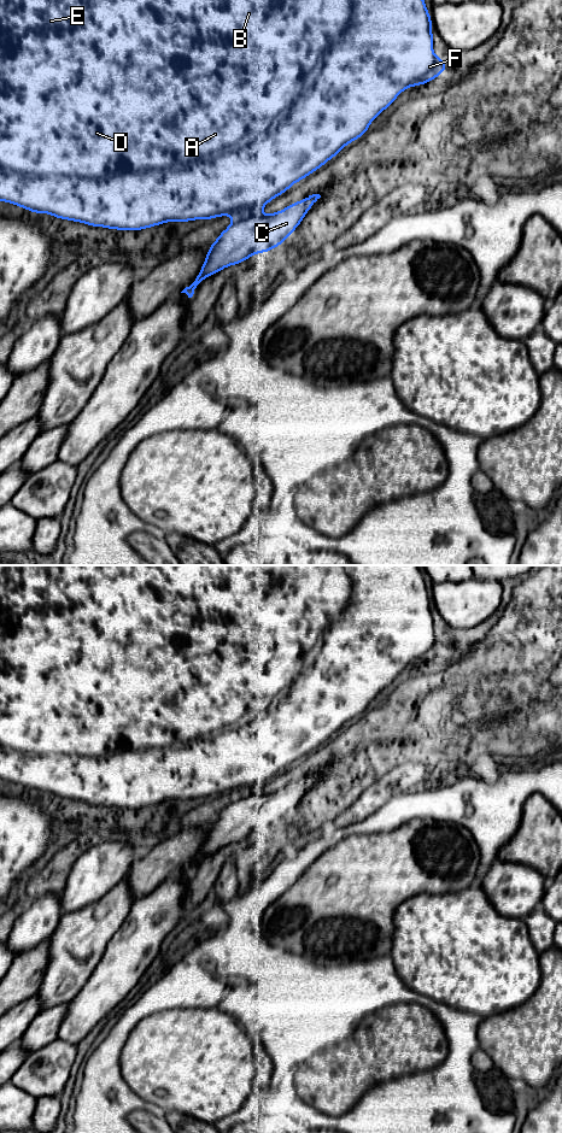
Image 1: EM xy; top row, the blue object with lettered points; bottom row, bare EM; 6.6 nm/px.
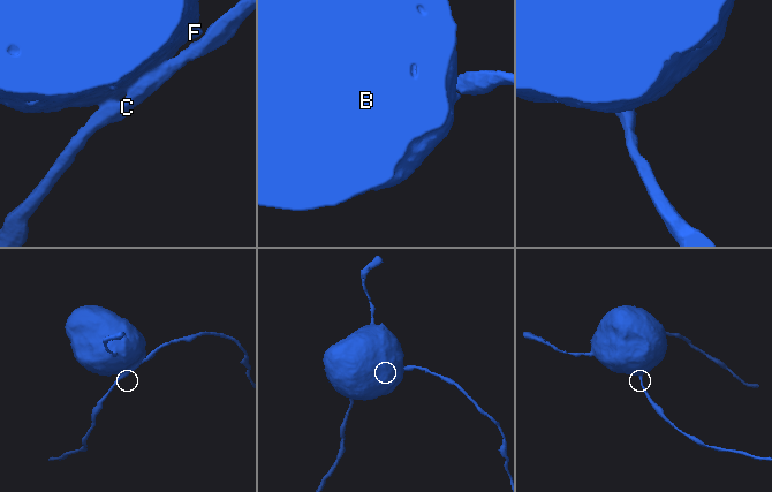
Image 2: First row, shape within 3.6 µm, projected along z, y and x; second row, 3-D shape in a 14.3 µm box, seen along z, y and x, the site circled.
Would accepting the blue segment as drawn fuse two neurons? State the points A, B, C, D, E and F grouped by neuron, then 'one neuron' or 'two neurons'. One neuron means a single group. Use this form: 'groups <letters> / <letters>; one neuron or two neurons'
groups A B D E F / C; two neurons

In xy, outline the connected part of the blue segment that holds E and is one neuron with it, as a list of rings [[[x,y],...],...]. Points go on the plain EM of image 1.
[[[0,565],[0,780],[58,798],[90,805],[134,809],[166,800],[209,799],[259,789],[363,715],[370,701],[409,665],[418,665],[446,650],[446,640],[433,632],[431,592],[418,565]]]

